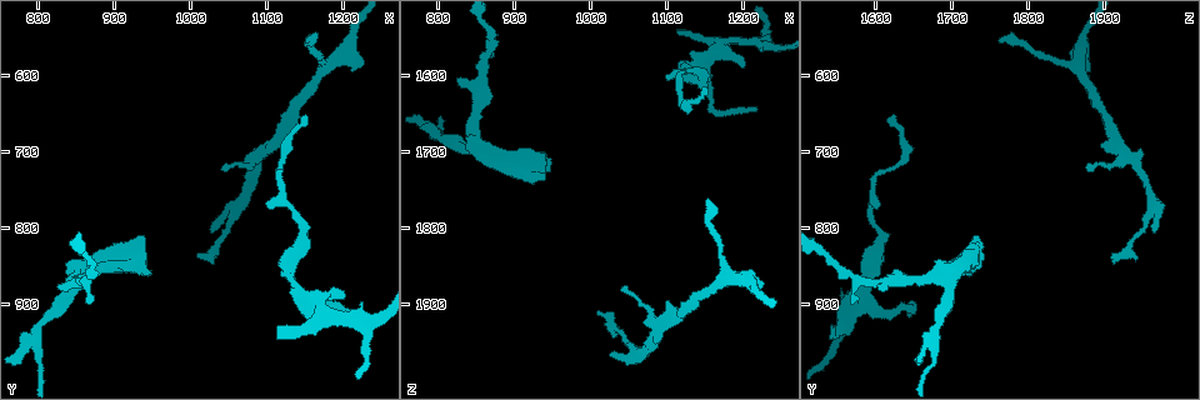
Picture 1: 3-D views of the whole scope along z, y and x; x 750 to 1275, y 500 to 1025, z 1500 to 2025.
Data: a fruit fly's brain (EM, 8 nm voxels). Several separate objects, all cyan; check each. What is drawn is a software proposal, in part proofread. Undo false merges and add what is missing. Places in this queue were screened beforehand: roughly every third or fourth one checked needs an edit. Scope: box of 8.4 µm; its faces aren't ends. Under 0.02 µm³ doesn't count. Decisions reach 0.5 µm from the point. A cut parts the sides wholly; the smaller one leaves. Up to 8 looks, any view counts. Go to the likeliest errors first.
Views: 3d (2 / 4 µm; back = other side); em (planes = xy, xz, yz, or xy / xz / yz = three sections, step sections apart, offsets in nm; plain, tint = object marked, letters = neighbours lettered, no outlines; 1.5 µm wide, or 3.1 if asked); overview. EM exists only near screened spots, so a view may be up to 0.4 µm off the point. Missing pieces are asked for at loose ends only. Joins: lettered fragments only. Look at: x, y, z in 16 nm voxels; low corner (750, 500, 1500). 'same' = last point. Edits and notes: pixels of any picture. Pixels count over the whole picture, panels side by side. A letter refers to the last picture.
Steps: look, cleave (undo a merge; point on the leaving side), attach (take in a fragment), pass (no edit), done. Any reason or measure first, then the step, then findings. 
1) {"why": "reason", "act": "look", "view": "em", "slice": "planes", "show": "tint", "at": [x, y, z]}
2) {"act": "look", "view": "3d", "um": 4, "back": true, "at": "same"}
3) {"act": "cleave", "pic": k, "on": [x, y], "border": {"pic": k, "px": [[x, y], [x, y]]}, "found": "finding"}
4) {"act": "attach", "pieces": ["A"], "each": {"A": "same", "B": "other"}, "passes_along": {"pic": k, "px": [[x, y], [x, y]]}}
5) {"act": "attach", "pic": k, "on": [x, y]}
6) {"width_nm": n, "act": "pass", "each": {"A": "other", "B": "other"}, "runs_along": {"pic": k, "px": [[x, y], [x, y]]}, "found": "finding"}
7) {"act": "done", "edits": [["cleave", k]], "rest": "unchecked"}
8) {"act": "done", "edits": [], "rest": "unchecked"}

{"why": "free end", "act": "look", "view": "em", "slice": "planes", "show": "plain", "at": [875, 900, 1570]}

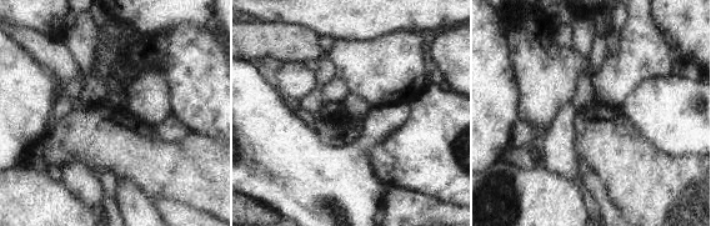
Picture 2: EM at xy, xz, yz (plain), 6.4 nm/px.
{"act": "look", "view": "em", "slice": "planes", "show": "letters", "at": "same"}

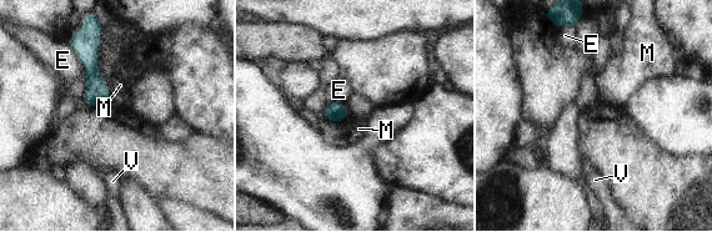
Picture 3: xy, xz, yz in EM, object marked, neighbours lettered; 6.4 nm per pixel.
{"act": "pass", "each": {"E": "other", "M": "other", "V": "other"}, "runs_along": {"pic": 3, "px": [[93, 41], [95, 102]]}, "found": "no lettered fragment goes on from it"}

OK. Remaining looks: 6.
{"why": "free end", "act": "look", "view": "em", "slice": "xz", "step": 4, "show": "tint", "at": [1150, 650, 1625]}

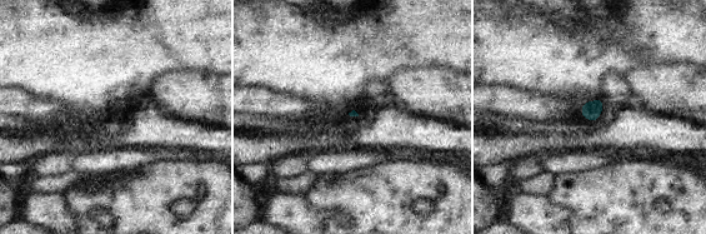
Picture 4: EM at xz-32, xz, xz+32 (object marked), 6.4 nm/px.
{"why": "another direction", "act": "look", "view": "em", "slice": "planes", "show": "letters", "at": "same"}

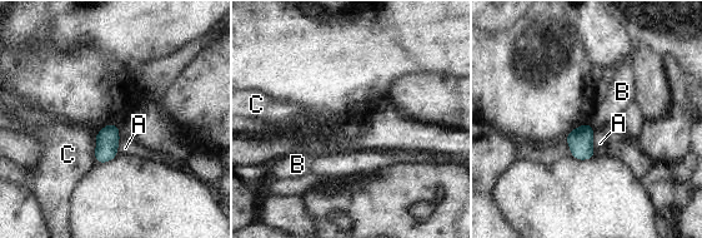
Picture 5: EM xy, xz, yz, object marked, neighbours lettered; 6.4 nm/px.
{"act": "pass", "each": {"A": "other", "B": "other", "C": "other"}, "border": {"pic": 5, "px": [[588, 123], [593, 129]]}, "found": "none of them fits"}

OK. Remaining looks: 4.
{"why": "thin end", "act": "look", "view": "em", "slice": "planes", "show": "plain", "at": [1010, 835, 1915]}

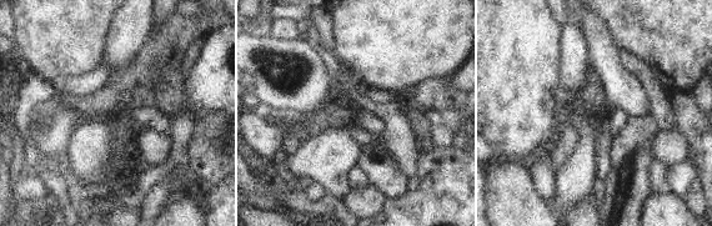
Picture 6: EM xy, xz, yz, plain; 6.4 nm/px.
{"act": "look", "view": "em", "slice": "planes", "show": "letters", "at": "same"}

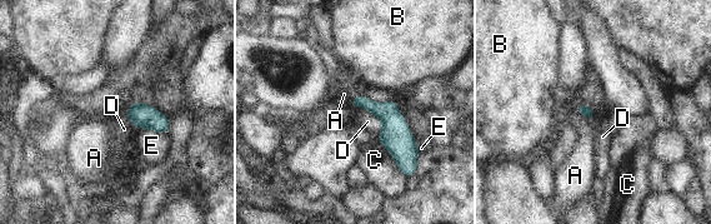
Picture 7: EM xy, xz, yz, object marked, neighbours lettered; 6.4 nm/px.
{"longest_contact_nm": ["C", 320], "act": "pass", "each": {"A": "other", "B": "other", "C": "other", "D": "other", "E": "other"}, "found": "none of them fits"}

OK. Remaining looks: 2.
{"act": "done", "edits": [], "rest": "unchecked"}

